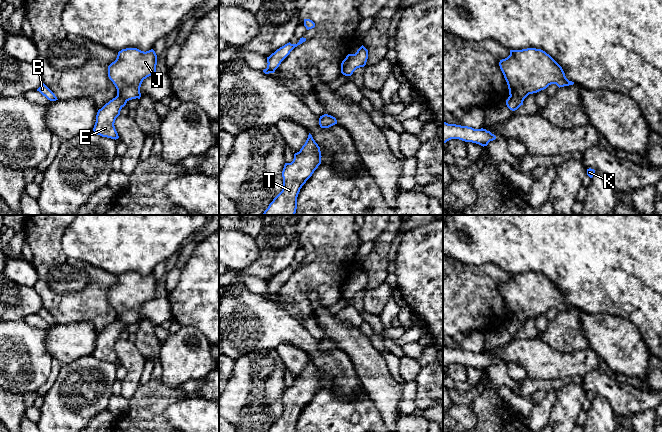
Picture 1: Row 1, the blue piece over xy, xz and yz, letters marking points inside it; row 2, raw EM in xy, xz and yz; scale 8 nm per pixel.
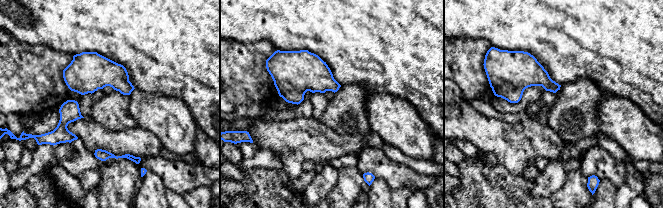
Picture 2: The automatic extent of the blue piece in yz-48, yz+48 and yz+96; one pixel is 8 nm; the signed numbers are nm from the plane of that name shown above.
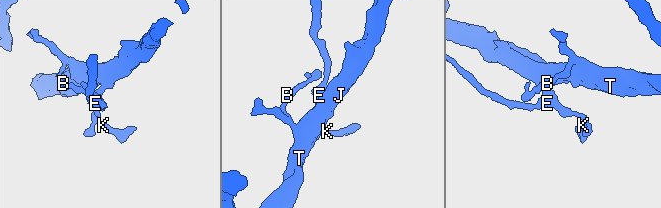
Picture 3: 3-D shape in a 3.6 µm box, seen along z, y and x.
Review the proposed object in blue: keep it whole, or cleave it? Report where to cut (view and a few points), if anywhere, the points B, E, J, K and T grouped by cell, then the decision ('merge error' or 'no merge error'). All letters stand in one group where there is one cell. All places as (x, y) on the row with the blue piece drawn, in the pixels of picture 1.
yz (510, 95), (516, 95), (523, 99) | B J T / E K | merge error

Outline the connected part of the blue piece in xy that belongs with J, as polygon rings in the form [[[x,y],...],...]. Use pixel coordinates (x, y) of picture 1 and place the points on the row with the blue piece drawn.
[[[126,48],[108,66],[108,77],[117,89],[117,95],[126,101],[140,99],[140,87],[144,79],[156,73],[157,55],[153,49],[141,51]]]

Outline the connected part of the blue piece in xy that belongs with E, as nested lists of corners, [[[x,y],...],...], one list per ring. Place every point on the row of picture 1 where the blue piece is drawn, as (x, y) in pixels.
[[[117,95],[115,98],[106,103],[97,112],[93,131],[102,137],[115,140],[118,139],[119,136],[115,129],[114,123],[126,103],[127,101],[120,95]]]

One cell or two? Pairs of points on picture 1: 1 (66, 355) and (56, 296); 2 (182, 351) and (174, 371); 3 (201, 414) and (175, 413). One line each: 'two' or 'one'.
1: two
2: one
3: one

